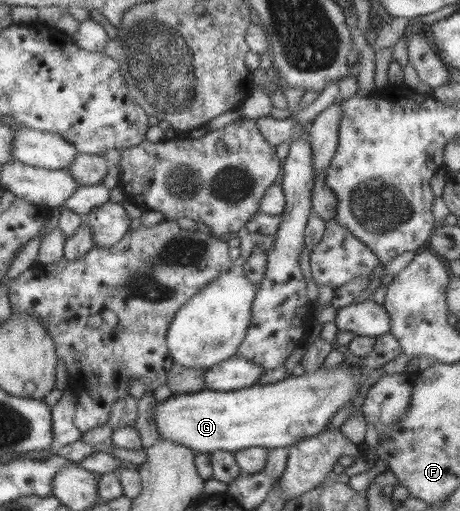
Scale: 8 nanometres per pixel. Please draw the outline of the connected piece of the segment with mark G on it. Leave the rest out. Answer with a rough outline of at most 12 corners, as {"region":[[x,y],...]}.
{"region":[[353,366],[172,394],[158,437],[195,452],[287,448],[361,385]]}

